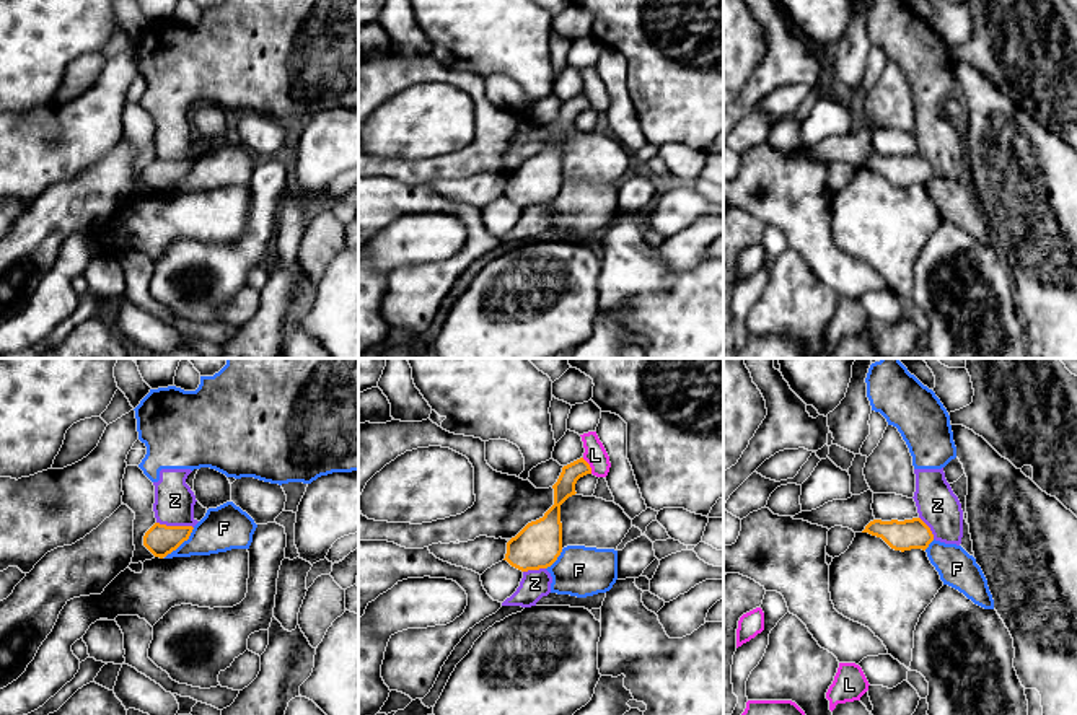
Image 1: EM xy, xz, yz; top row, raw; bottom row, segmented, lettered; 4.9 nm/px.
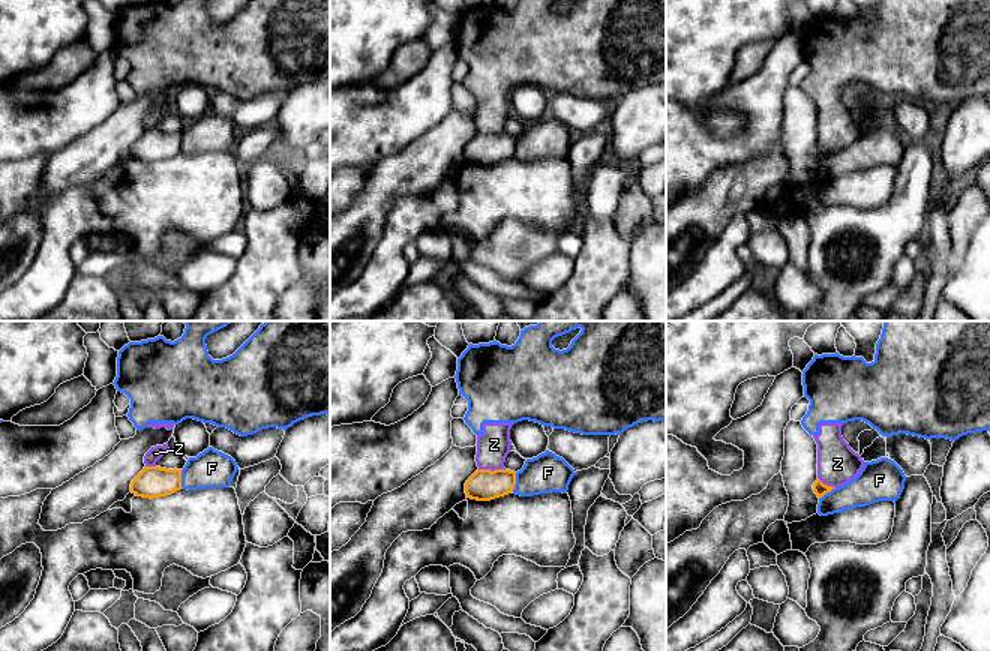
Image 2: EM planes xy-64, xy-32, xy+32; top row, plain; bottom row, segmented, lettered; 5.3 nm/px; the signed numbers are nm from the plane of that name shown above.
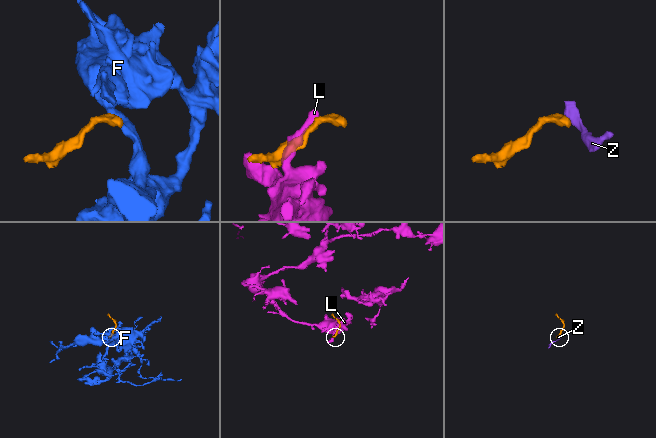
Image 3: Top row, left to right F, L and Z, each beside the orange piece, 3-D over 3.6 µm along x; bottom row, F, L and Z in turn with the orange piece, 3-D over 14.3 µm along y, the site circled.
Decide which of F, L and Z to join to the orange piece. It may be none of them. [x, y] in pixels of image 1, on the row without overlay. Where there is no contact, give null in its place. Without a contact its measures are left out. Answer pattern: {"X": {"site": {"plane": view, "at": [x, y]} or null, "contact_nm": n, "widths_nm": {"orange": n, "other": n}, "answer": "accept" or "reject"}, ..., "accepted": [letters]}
{"F": {"site": {"plane": "xy", "at": [181, 178]}, "contact_nm": 220, "widths_nm": {"orange": 160, "other": 220}, "answer": "reject"}, "L": {"site": {"plane": "xz", "at": [589, 101]}, "contact_nm": 90, "widths_nm": {"orange": 100, "other": 110}, "answer": "reject"}, "Z": {"site": {"plane": "xy", "at": [175, 162]}, "contact_nm": 190, "widths_nm": {"orange": 160, "other": 200}, "answer": "reject"}, "accepted": []}

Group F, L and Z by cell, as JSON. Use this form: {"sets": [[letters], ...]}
{"sets": [["F", "Z"], ["L"]]}

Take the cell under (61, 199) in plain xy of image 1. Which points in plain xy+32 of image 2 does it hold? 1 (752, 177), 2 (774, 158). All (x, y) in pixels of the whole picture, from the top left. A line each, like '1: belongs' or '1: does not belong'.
1: belongs
2: belongs

